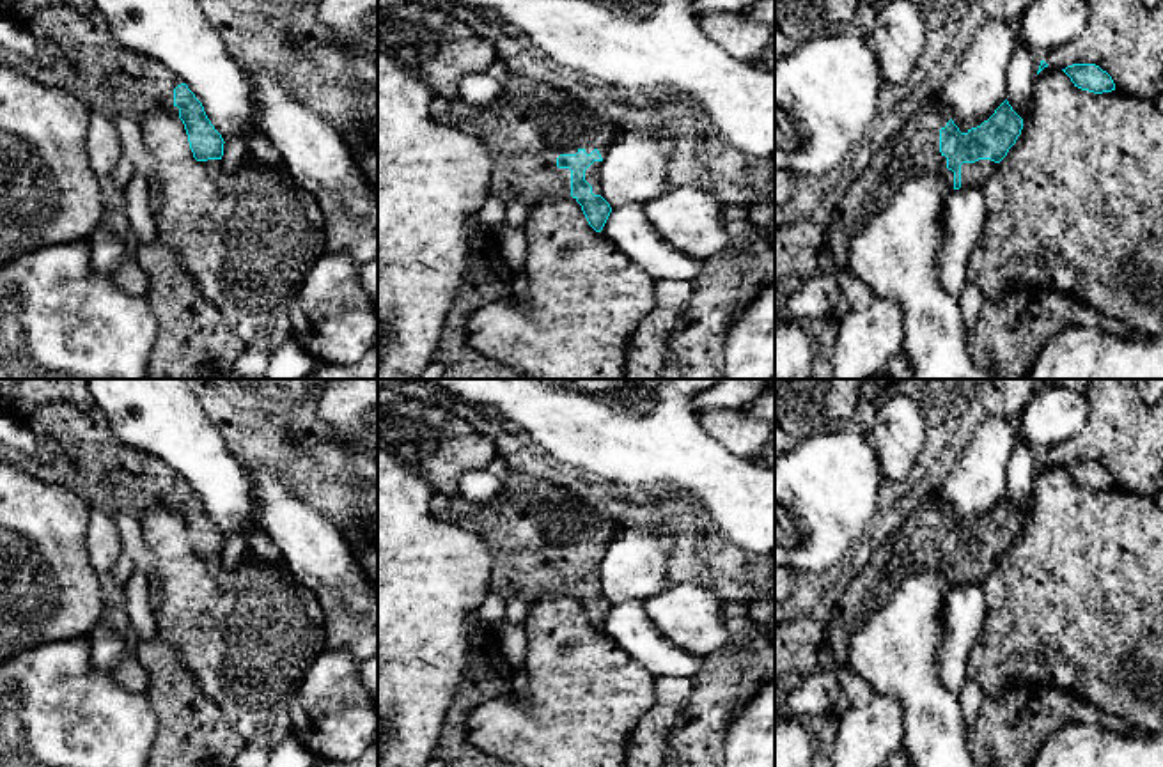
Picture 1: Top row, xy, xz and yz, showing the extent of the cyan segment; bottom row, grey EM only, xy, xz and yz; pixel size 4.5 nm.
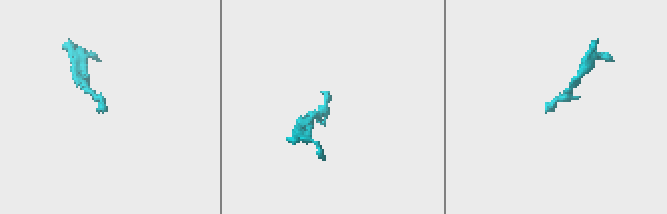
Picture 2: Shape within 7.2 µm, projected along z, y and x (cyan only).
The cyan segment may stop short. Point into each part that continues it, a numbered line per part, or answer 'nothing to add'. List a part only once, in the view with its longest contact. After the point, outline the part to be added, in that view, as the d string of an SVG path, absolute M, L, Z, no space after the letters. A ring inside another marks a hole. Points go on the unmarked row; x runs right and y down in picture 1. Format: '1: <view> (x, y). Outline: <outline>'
1: xz (525, 526). Outline: M509 469L502 476L500 492L489 503L434 494L431 514L443 523L479 533L493 556L489 592L505 600L527 599L530 606L555 593L573 595L571 567L557 563L560 551L576 551L580 546L590 551L597 546L605 554L608 544L619 535L615 519L594 512L573 491L518 469Z

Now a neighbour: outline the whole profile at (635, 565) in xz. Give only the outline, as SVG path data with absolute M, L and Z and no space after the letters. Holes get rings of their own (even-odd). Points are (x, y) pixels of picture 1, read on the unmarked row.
M644 523L626 528L601 558L601 593L612 606L644 602L661 593L670 585L670 556L679 544L681 538L672 526L661 531L649 531Z

